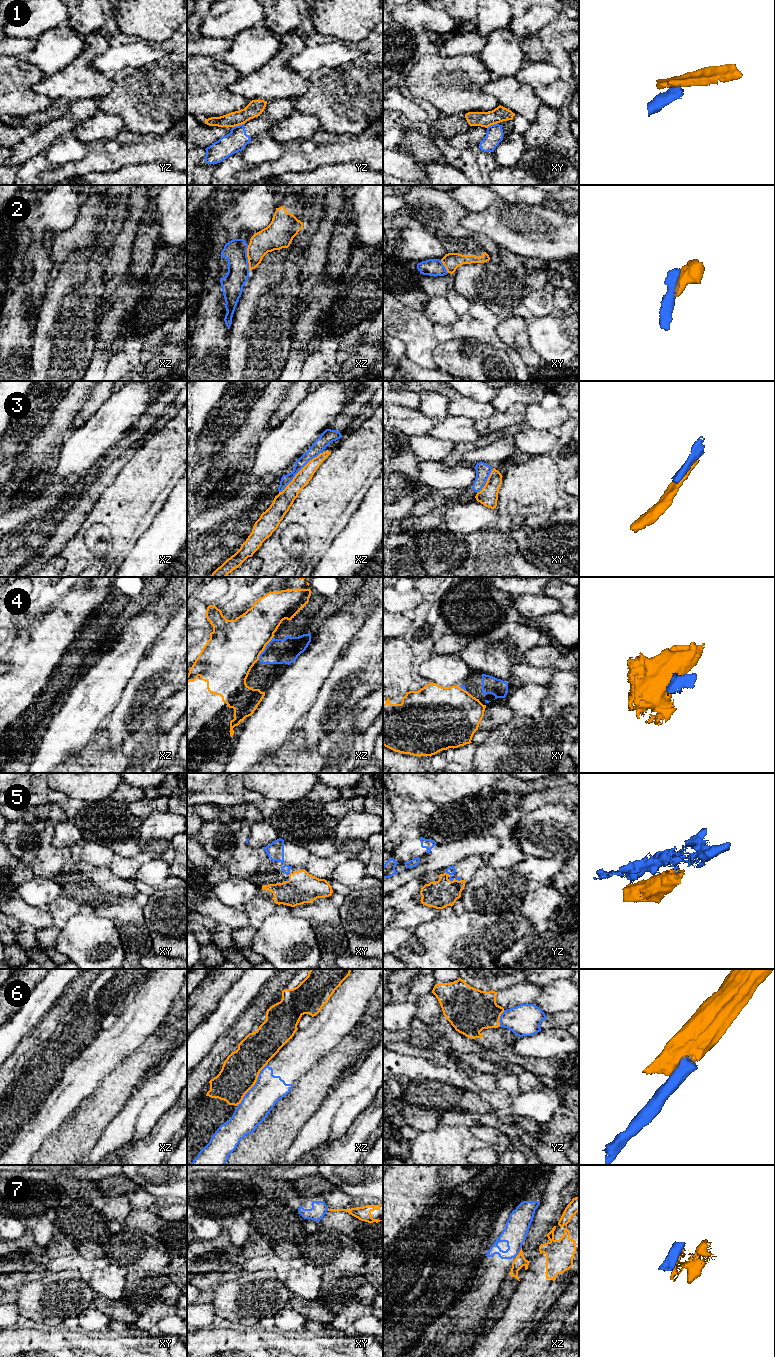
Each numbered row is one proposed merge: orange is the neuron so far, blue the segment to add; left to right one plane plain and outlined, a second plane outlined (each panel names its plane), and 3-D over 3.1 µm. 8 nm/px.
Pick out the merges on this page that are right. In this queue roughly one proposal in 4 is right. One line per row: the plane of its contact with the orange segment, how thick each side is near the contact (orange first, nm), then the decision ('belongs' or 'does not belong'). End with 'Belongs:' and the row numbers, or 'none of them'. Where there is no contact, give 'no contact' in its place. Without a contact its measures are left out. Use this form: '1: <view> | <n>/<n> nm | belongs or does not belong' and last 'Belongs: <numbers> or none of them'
1: yz | 120/170 nm | does not belong
2: xz | 200/190 nm | does not belong
3: xz | 140/90 nm | does not belong
4: xz | 420/200 nm | does not belong
5: yz | 220/70 nm | belongs
6: xz | 300/240 nm | does not belong
7: xz | 90/190 nm | does not belong
Belongs: 5

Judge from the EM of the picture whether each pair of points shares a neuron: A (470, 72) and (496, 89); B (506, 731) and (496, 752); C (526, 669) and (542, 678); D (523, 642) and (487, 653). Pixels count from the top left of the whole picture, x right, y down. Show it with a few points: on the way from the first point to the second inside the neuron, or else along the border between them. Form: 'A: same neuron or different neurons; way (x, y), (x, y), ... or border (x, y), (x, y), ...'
A: different neurons; border (493, 77), (482, 90), (499, 102)
B: same neuron; way (506, 736), (501, 747)
C: same neuron; way (530, 673), (538, 675)
D: same neuron; way (514, 642), (509, 642), (496, 652)

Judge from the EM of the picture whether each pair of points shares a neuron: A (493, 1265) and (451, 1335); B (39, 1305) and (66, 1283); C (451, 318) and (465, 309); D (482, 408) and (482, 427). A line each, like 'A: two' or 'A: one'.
A: one
B: one
C: two
D: two

